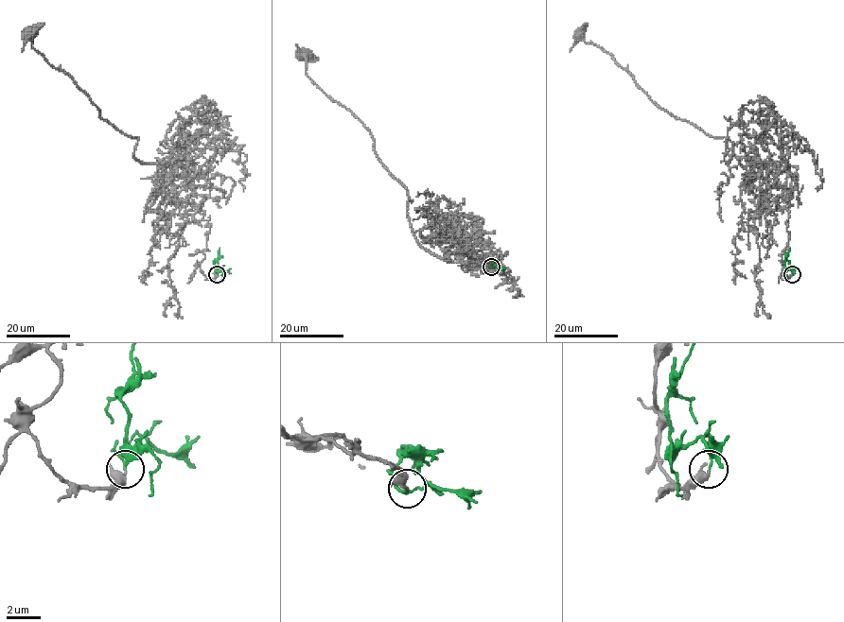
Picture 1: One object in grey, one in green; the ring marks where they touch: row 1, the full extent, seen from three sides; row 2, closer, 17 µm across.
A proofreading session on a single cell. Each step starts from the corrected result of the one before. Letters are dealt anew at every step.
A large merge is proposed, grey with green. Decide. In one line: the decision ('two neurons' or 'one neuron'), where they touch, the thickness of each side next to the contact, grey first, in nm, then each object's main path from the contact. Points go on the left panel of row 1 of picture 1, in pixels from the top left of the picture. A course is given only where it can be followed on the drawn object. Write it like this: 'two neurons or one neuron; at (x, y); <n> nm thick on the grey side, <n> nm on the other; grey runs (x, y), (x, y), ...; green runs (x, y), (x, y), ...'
two neurons; at (217, 274); 260 nm thick on the grey side, 80 nm on the other; grey runs (218, 274), (199, 267), (210, 229), (187, 202), (193, 168), (132, 156), (137, 139), (102, 119), (30, 35); green runs (218, 274), (217, 270), (220, 267), (218, 269), (217, 258), (219, 248)

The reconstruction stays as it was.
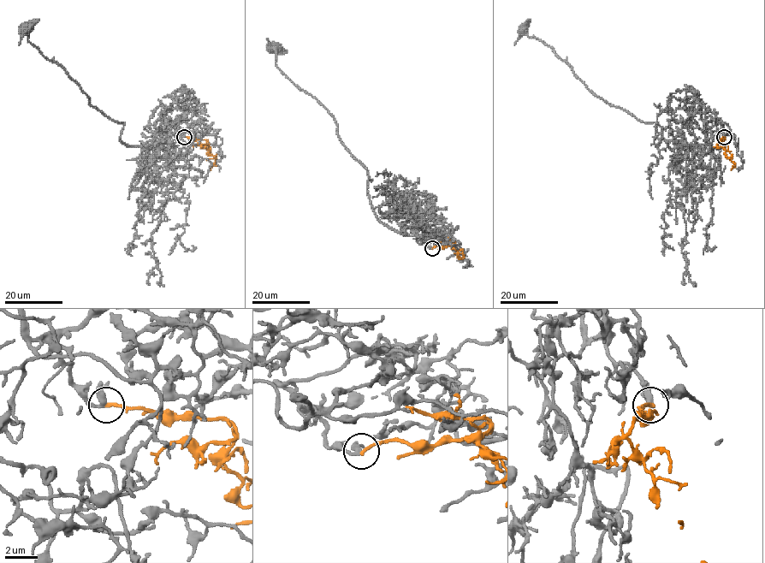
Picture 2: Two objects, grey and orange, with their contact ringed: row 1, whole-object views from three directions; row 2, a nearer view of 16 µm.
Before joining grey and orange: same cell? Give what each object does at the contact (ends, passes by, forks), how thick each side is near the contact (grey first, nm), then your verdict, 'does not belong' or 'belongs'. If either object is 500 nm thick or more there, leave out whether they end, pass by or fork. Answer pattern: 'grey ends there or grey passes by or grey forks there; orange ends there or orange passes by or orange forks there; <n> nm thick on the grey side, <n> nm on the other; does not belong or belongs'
grey passes by; orange ends there; 320 nm thick on the grey side, 200 nm on the other; belongs

